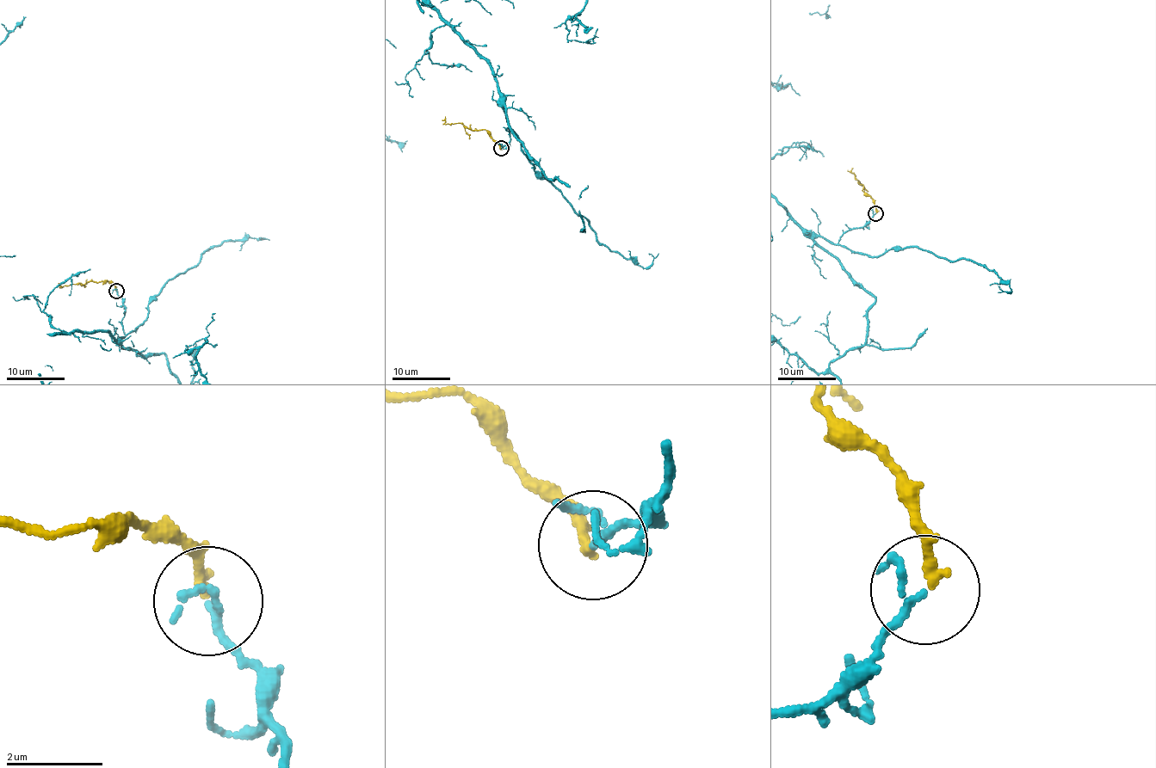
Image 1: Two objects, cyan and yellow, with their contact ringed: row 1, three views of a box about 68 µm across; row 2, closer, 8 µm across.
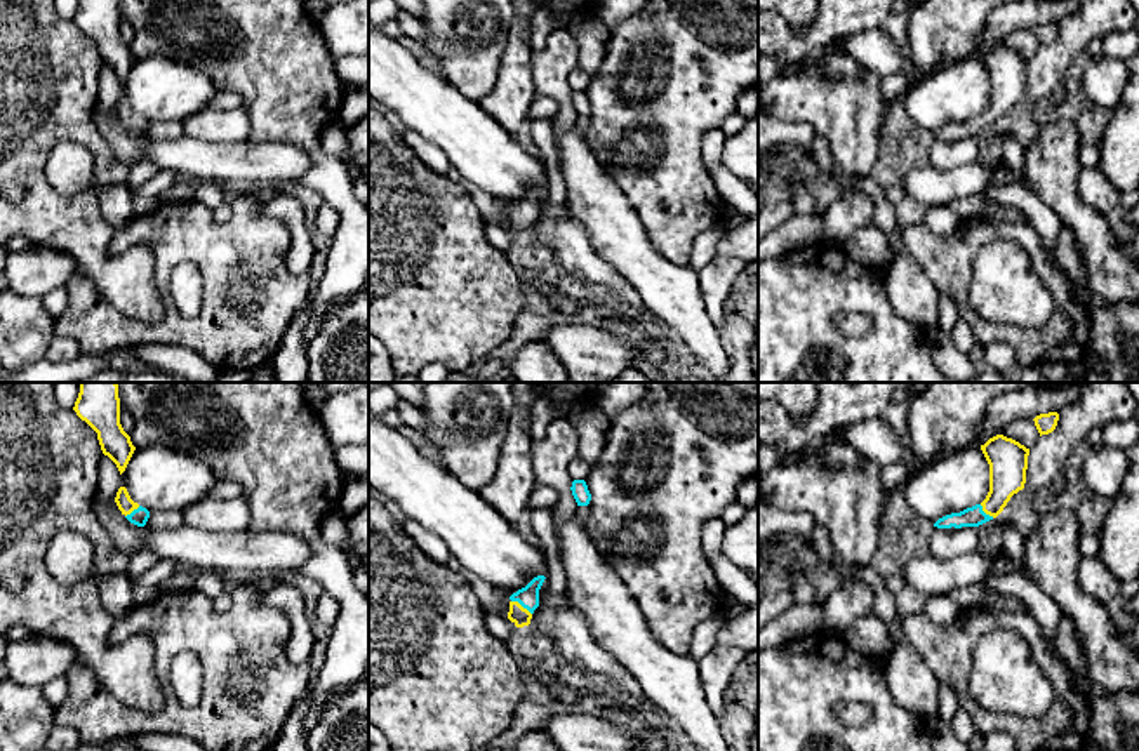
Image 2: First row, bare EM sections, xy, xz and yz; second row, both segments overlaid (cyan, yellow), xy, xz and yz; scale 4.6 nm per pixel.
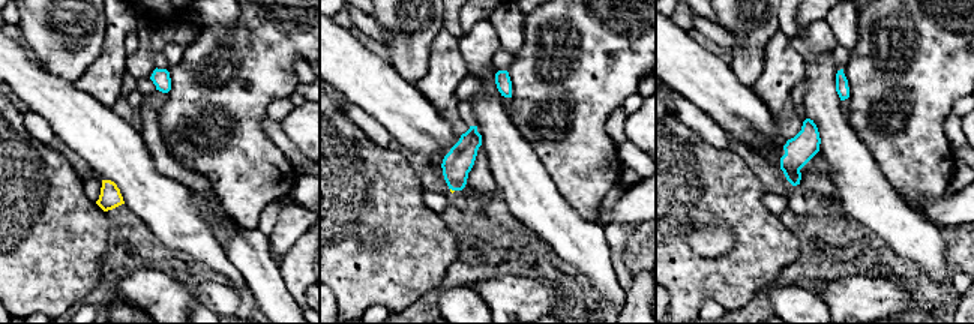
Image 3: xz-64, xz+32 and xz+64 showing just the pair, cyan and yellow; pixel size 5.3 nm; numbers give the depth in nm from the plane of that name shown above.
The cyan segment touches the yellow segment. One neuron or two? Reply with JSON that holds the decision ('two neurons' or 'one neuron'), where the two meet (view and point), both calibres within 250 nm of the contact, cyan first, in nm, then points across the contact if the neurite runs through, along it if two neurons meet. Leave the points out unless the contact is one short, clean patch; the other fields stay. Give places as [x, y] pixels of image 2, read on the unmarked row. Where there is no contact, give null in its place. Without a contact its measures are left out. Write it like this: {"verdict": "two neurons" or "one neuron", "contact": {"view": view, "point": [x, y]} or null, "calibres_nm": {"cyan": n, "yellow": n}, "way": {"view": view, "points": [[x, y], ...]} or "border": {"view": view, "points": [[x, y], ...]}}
{"verdict": "one neuron", "contact": {"view": "xz", "point": [522, 216]}, "calibres_nm": {"cyan": 100, "yellow": 90}, "way": {"view": "xz", "points": [[527, 207], [522, 216], [517, 225]]}}

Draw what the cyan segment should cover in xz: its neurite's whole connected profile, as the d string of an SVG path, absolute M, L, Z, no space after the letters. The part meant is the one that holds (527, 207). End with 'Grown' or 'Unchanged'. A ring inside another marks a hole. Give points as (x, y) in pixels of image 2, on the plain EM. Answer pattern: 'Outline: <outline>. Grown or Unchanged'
Outline: M537 186L525 198L518 200L510 207L511 212L508 229L516 238L530 235L532 224L539 217L539 200L544 189L546 189L544 186Z. Grown

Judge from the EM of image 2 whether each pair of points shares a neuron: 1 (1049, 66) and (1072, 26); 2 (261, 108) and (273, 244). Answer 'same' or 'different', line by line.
1: same
2: different

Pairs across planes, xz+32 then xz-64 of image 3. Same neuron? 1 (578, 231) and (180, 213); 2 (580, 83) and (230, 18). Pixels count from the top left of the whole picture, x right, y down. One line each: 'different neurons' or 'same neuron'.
1: different neurons
2: different neurons

